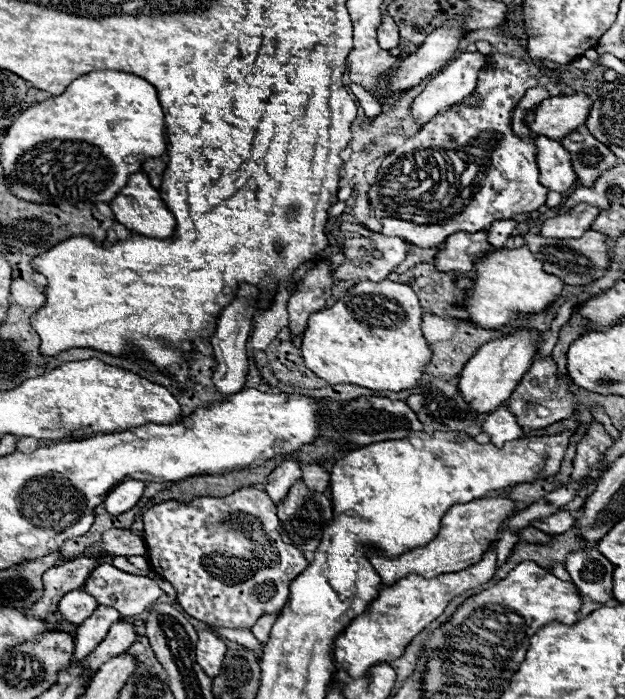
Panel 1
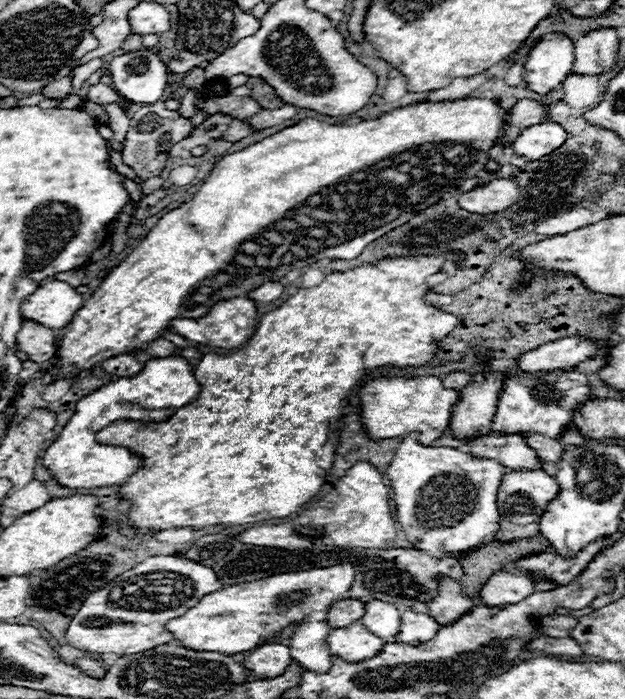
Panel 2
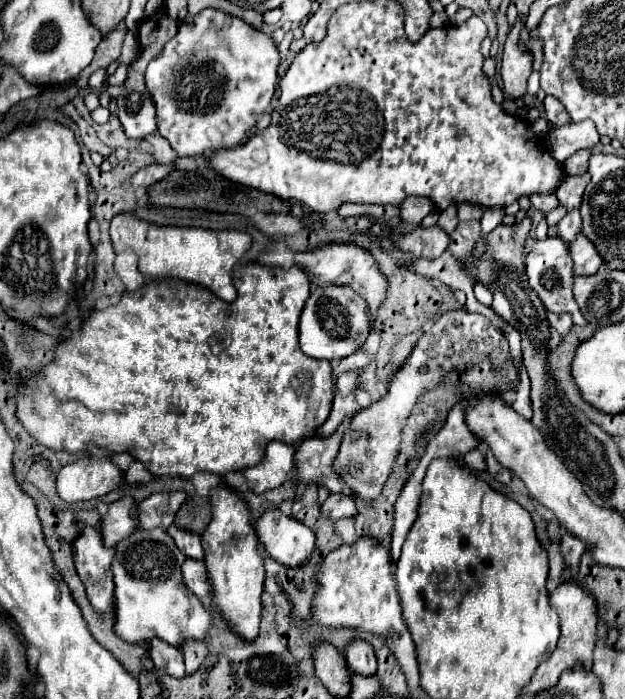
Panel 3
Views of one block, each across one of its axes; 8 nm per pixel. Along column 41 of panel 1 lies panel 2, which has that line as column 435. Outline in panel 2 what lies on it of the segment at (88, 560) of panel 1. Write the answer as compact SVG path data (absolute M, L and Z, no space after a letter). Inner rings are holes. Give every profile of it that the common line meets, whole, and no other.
M442 578L440 592L434 600L430 600L428 608L430 608L430 616L434 616L442 626L448 626L460 620L464 614L468 614L474 608L474 602L462 592L458 582L450 578Z

